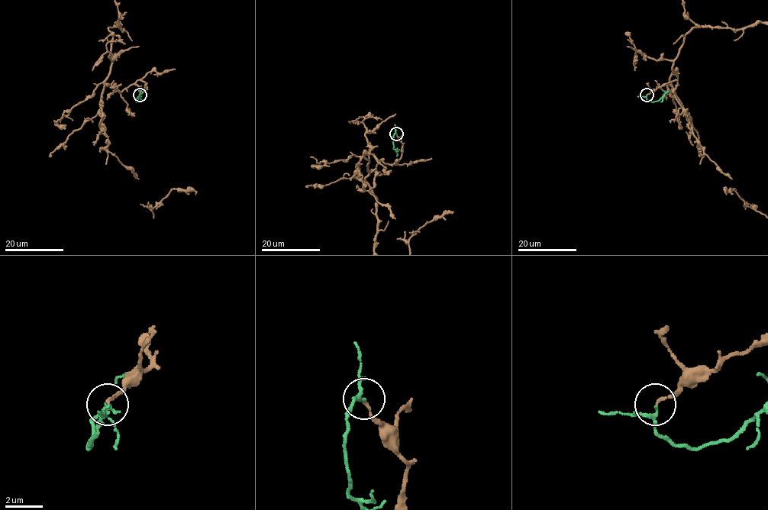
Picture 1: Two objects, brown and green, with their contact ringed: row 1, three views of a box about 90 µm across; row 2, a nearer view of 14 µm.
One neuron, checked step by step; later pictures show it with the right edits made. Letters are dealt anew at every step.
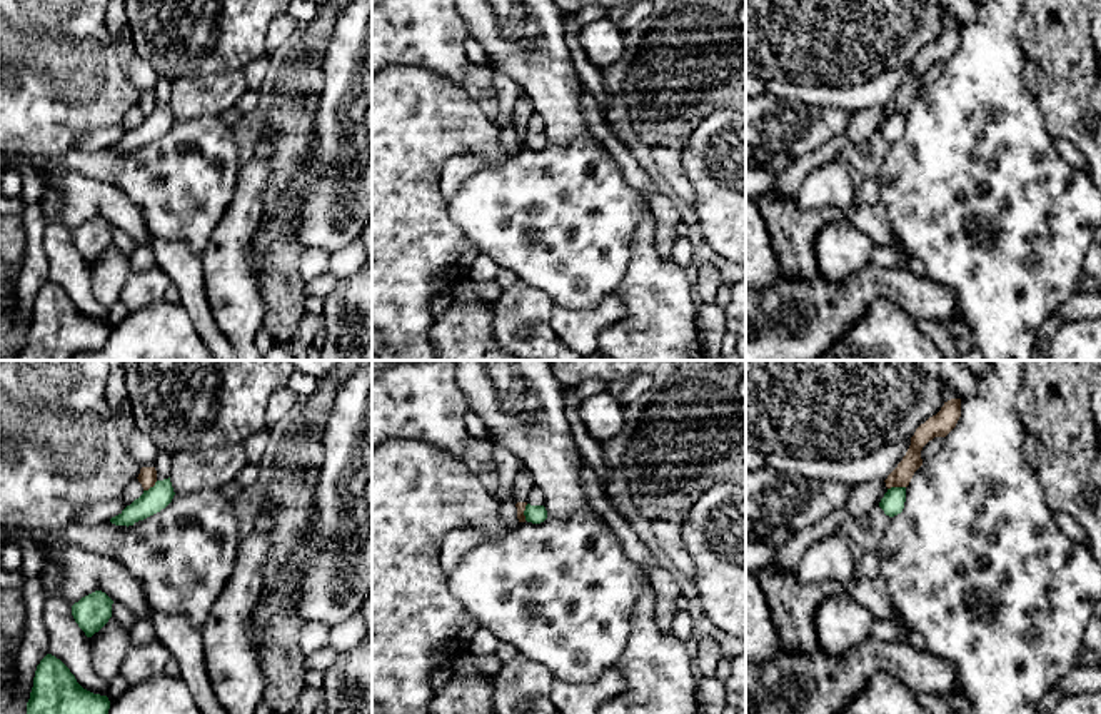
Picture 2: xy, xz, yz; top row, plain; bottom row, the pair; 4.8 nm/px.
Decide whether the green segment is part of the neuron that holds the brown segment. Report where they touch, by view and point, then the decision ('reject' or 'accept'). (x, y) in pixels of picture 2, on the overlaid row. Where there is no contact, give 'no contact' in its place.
yz (896, 486) | reject

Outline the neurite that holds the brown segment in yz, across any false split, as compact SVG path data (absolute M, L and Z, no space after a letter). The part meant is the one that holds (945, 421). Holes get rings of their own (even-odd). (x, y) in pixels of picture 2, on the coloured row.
M951 399L944 402L936 415L921 424L911 437L911 445L906 455L884 480L886 487L907 487L914 472L923 465L923 447L934 437L946 437L956 427L959 417L961 399Z

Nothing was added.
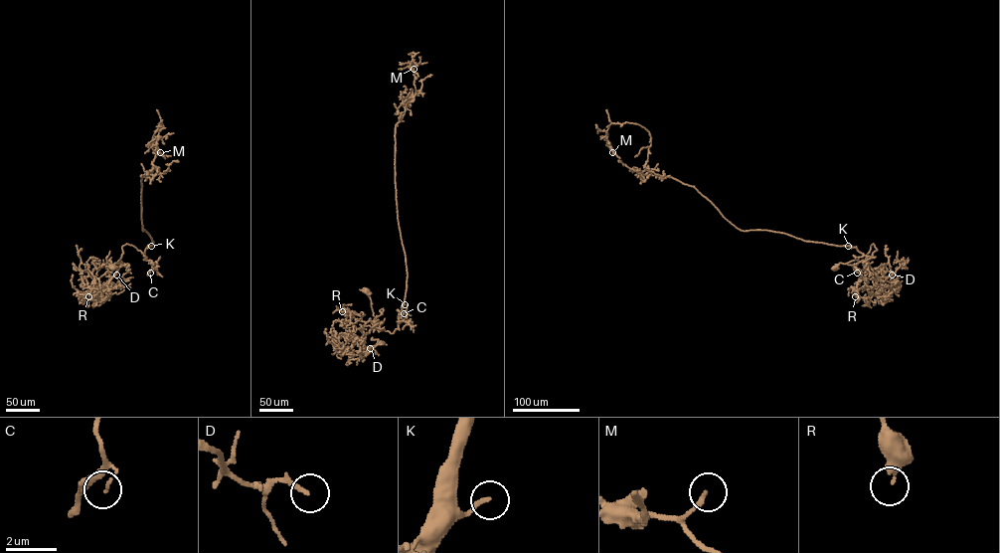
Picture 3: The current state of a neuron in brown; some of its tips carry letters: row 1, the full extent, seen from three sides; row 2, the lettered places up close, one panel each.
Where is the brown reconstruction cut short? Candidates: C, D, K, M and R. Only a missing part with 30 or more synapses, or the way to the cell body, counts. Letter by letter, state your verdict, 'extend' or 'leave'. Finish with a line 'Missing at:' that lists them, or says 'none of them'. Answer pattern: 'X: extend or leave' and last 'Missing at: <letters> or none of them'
C: leave
D: leave
K: extend
M: leave
R: leave
Missing at: K

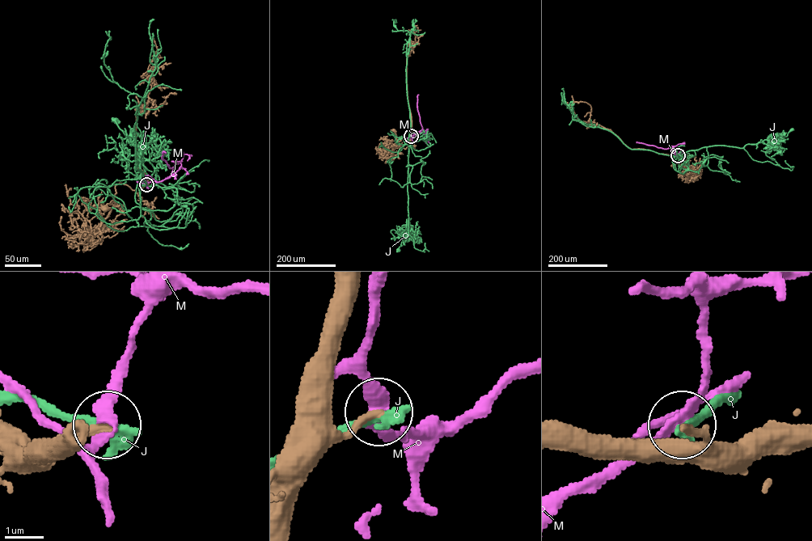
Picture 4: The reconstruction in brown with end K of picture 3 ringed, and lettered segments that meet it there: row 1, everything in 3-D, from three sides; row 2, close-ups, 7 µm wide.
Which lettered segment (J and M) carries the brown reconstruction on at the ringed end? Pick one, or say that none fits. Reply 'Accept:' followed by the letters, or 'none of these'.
Accept: none of these

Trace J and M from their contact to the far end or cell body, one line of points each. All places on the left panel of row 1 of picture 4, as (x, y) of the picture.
J: (146, 184), (140, 184), (138, 162), (140, 166), (141, 151), (138, 161), (137, 145), (115, 120)
M: (146, 184), (148, 182), (168, 178), (181, 166), (177, 161), (170, 168), (162, 158), (162, 152), (166, 153)

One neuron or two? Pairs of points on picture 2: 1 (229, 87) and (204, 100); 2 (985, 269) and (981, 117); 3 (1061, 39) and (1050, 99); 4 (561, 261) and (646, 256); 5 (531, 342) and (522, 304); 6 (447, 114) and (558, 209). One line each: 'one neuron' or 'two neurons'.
1: one neuron
2: one neuron
3: one neuron
4: two neurons
5: one neuron
6: two neurons

